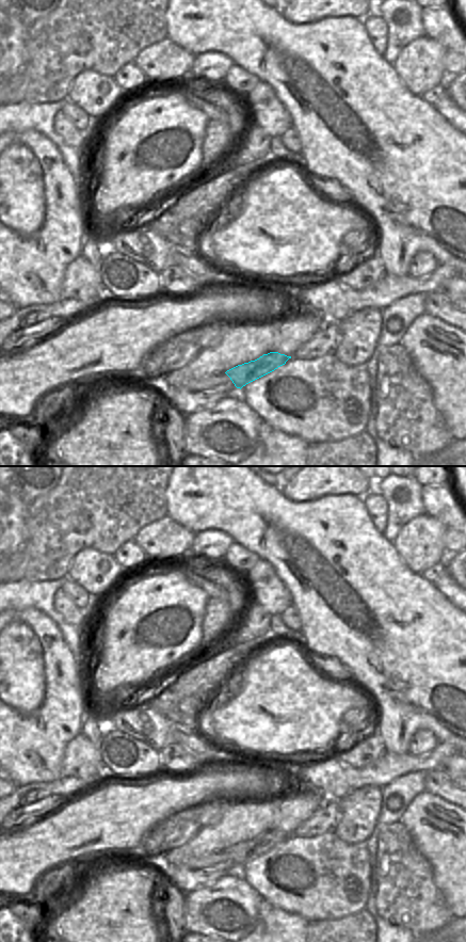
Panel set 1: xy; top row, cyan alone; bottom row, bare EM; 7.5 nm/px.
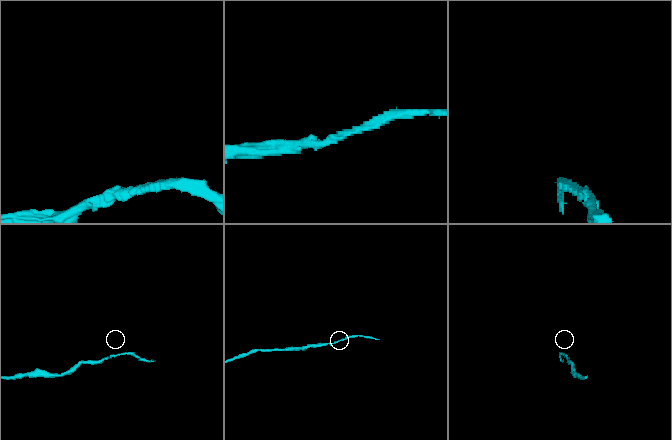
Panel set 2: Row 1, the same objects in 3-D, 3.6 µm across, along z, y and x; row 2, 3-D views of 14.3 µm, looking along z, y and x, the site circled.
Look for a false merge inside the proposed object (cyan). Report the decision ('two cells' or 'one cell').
two cells

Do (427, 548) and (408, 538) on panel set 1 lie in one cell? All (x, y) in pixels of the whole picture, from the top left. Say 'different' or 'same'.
same

